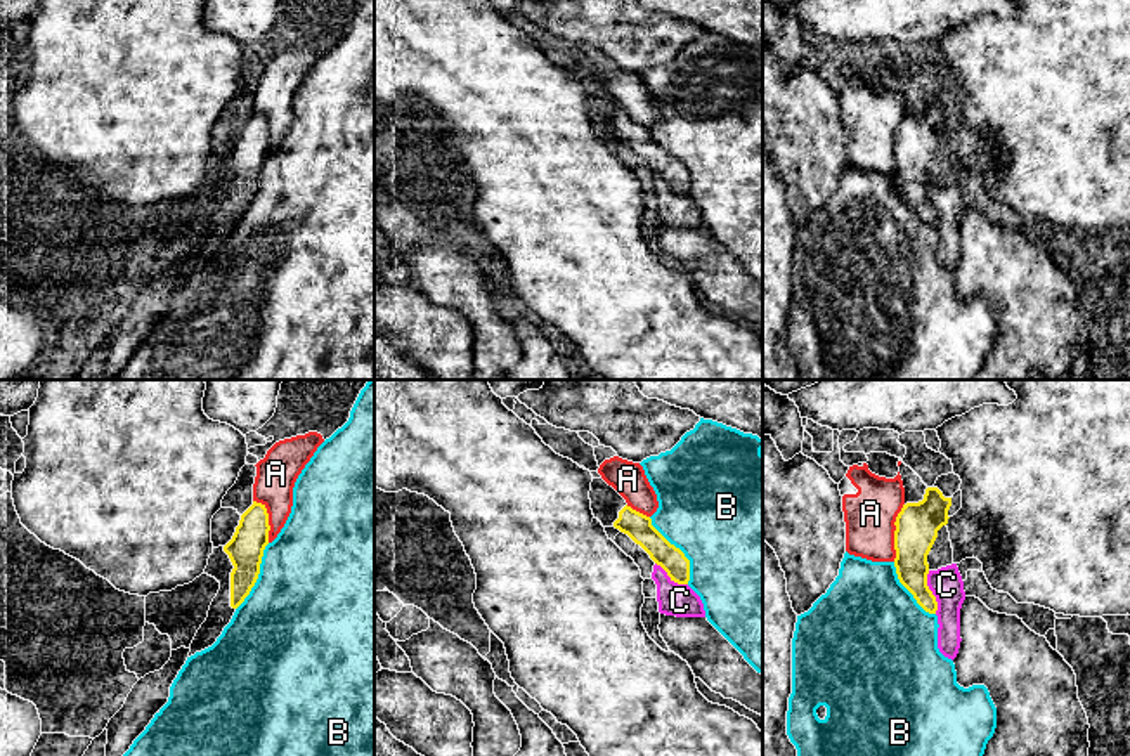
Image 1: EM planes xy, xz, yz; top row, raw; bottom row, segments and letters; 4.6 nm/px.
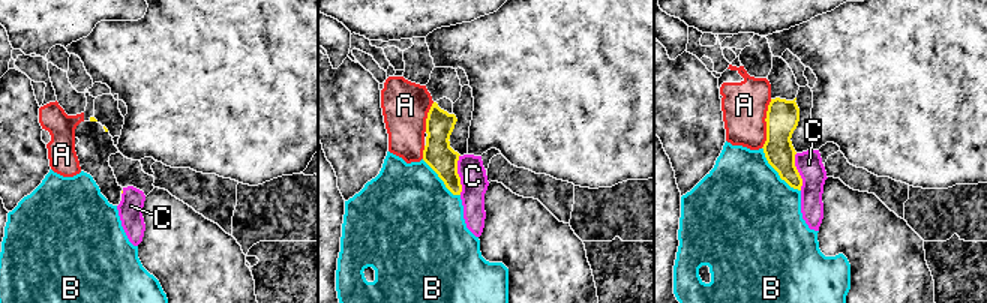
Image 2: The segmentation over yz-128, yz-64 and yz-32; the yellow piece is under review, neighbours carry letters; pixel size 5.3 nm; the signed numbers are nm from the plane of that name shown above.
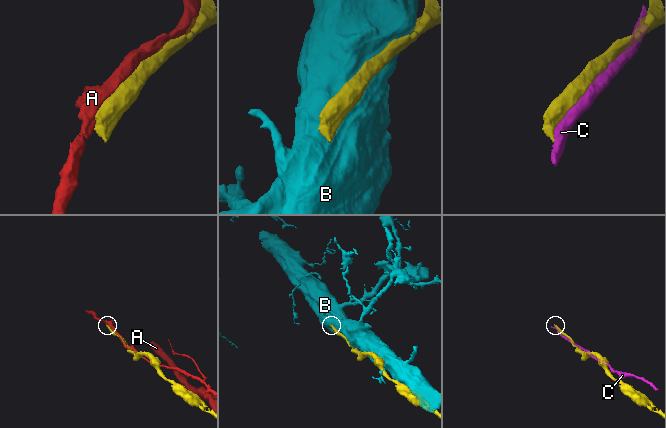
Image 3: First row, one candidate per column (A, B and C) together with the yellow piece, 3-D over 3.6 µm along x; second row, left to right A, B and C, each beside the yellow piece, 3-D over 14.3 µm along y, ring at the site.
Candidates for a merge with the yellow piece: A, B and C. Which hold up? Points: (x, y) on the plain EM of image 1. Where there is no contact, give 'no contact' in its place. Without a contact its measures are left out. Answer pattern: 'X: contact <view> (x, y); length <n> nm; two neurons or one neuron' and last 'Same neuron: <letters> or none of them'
A: contact yz (895, 144); length 280 nm; two neurons
B: contact xz (680, 162); length 360 nm; two neurons
C: contact yz (931, 203); length 200 nm; two neurons
Same neuron: none of them

